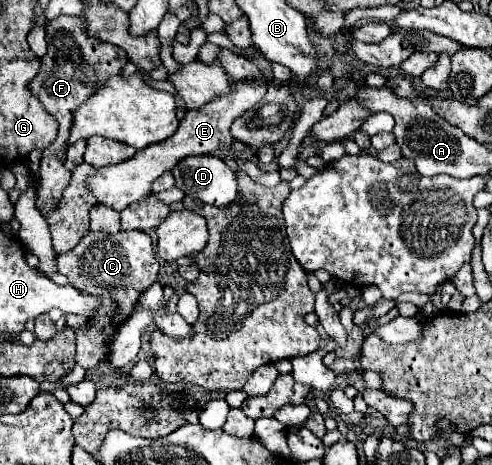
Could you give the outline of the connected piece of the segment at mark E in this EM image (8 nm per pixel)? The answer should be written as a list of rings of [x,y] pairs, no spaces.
[[[233,84],[233,96],[221,96],[221,100],[215,100],[213,104],[205,104],[205,108],[197,108],[197,110],[189,110],[185,114],[185,118],[181,120],[177,132],[173,136],[169,136],[169,140],[163,140],[161,144],[151,144],[145,150],[139,150],[133,158],[121,162],[121,164],[113,164],[113,166],[105,166],[95,170],[95,174],[87,176],[87,188],[89,192],[97,198],[97,202],[113,208],[113,210],[121,210],[125,206],[129,206],[131,202],[141,200],[141,196],[151,194],[151,184],[153,180],[157,180],[163,172],[169,172],[181,158],[185,156],[193,156],[193,154],[213,154],[219,148],[229,150],[235,142],[235,138],[231,136],[231,124],[237,116],[241,116],[243,112],[247,112],[249,108],[253,108],[261,98],[265,96],[265,84]]]

